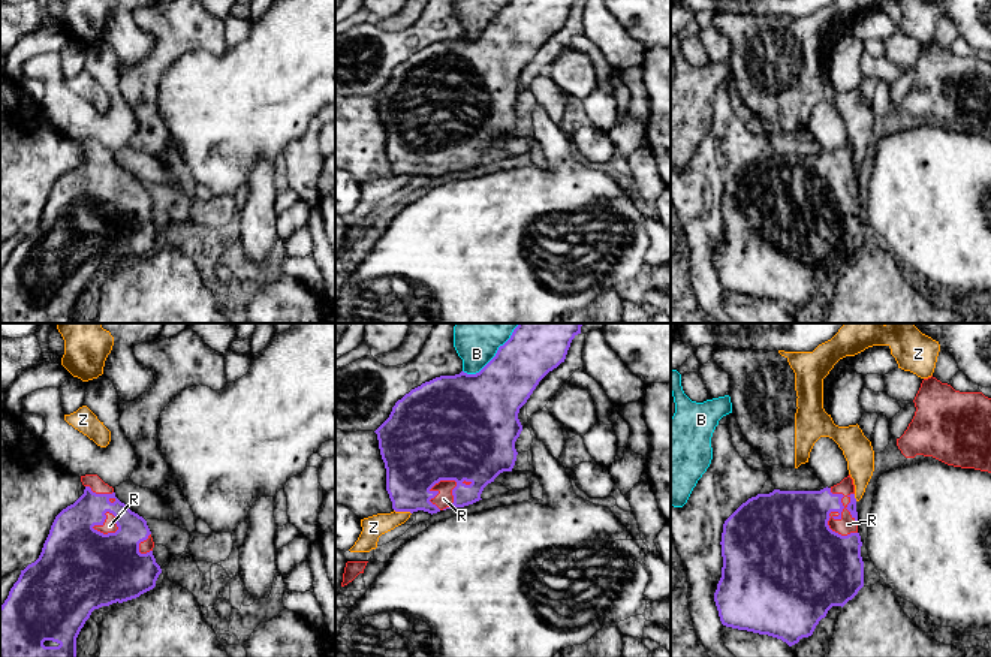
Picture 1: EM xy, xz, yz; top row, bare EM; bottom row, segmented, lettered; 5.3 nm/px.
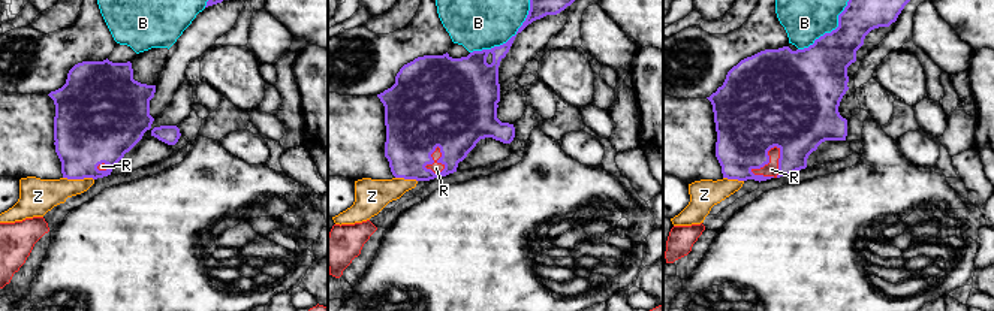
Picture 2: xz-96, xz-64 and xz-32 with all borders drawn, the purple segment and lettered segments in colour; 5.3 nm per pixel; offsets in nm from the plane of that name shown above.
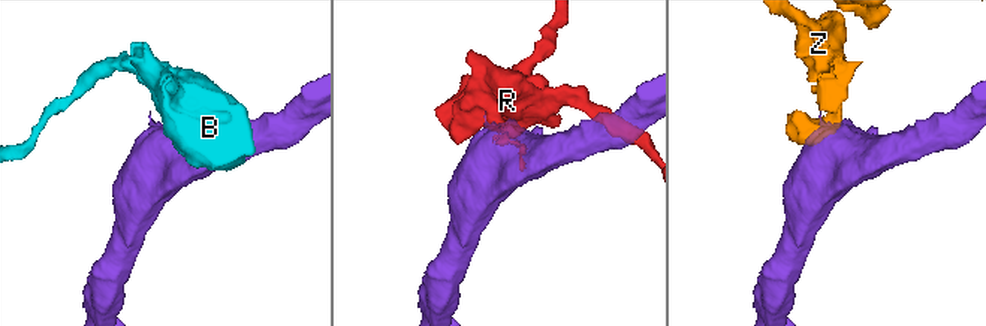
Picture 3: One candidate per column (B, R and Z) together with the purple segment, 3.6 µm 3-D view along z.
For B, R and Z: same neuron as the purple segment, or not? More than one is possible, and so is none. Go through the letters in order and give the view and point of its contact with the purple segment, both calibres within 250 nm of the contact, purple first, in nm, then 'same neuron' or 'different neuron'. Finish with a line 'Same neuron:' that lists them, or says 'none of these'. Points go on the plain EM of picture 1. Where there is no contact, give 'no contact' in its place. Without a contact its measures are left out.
B: xz (490, 26) | 360/180 nm | different neuron
R: yz (833, 181) | 420/90 nm | same neuron
Z: xz (403, 175) | 300/120 nm | different neuron
Same neuron: R

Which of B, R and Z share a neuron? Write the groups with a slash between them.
B / R / Z

